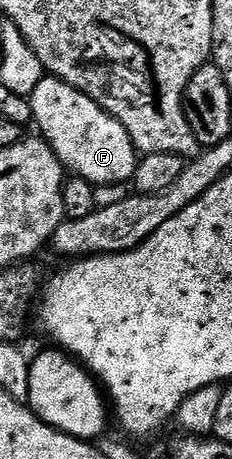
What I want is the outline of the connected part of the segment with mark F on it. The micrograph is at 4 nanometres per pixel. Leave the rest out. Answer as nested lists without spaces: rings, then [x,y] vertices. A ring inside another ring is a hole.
[[[46,75],[39,87],[35,87],[33,96],[28,98],[27,105],[33,108],[36,132],[53,148],[70,174],[87,179],[94,187],[132,182],[139,150],[127,135],[123,123],[116,121],[86,93],[71,87],[66,81]]]

